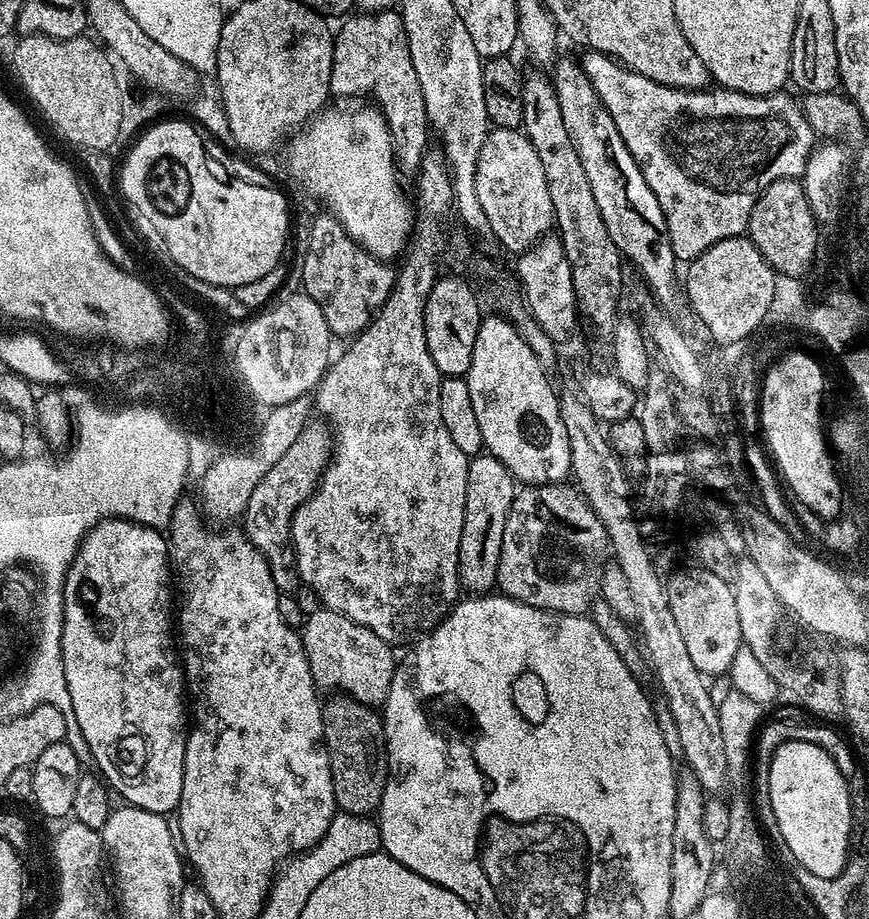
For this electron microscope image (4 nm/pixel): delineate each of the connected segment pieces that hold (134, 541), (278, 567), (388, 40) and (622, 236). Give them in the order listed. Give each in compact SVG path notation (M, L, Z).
M119 518L101 520L85 536L76 552L76 557L72 560L72 565L65 574L64 625L61 638L62 665L72 703L71 719L74 724L76 720L77 726L80 727L80 736L84 739L93 762L96 763L95 771L103 777L109 789L116 793L121 801L161 814L175 813L180 807L186 739L186 681L184 669L178 659L178 648L174 643L174 600L172 604L172 596L168 593L168 564L170 565L170 544L163 531Z
M309 422L302 434L294 438L290 450L286 450L286 454L282 454L270 470L266 470L266 478L254 486L254 494L250 494L250 502L242 517L244 535L264 555L274 578L274 586L282 594L295 594L302 586L292 551L292 519L319 488L320 478L334 455L334 437L323 423L320 424Z
M399 11L352 14L344 22L332 41L329 93L333 97L373 96L375 107L388 123L399 167L419 169L430 147L430 129L422 86L418 74L414 74L414 62L410 58L410 46Z
M572 60L555 61L550 80L556 87L558 106L562 106L562 122L566 122L566 134L570 134L570 142L574 150L578 150L578 159L582 162L582 170L586 170L586 179L590 182L590 190L594 190L594 202L598 202L598 210L602 210L602 222L606 222L606 230L610 230L610 238L615 242L621 257L628 260L640 271L640 280L654 295L655 300L669 314L676 314L680 307L685 307L686 296L682 284L676 281L678 261L672 249L672 239L666 226L666 218L662 214L662 206L658 206L658 198L654 198L654 190L646 186L646 178L642 178L642 170L638 162L630 154L626 142L622 142L622 134L618 134L618 126L614 126L614 118L606 110L606 106L598 98L590 78L586 78L583 67Z

